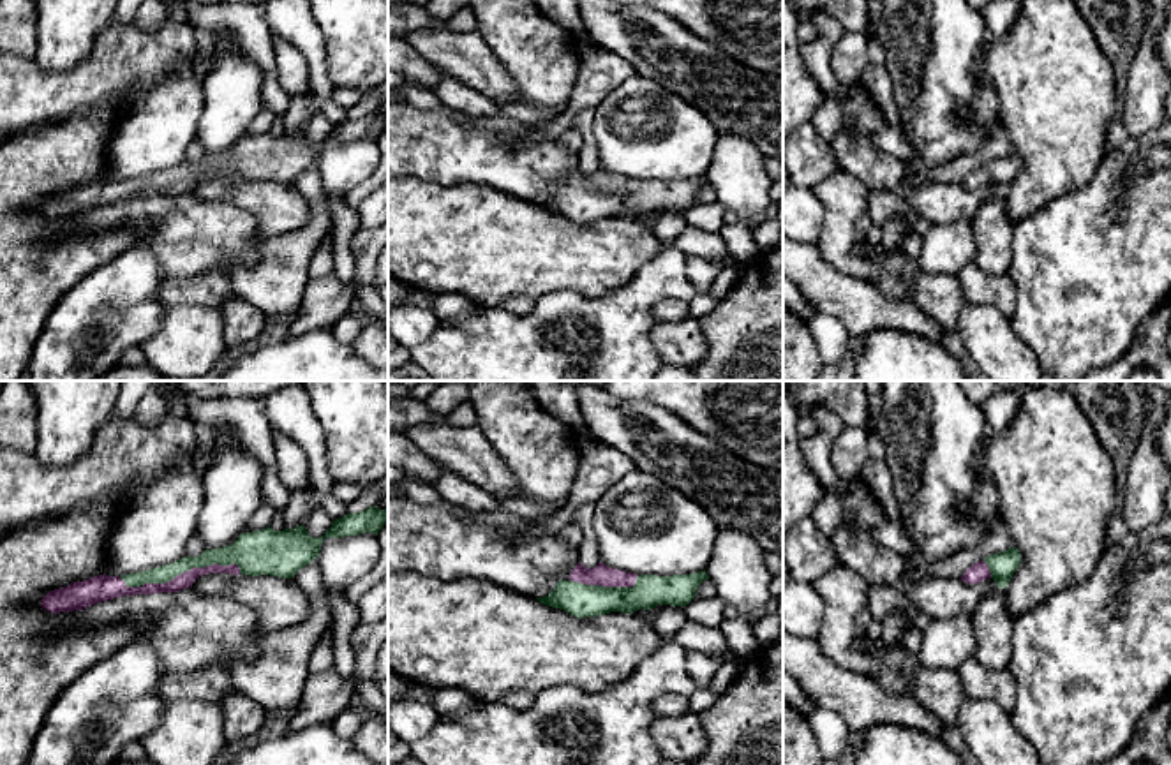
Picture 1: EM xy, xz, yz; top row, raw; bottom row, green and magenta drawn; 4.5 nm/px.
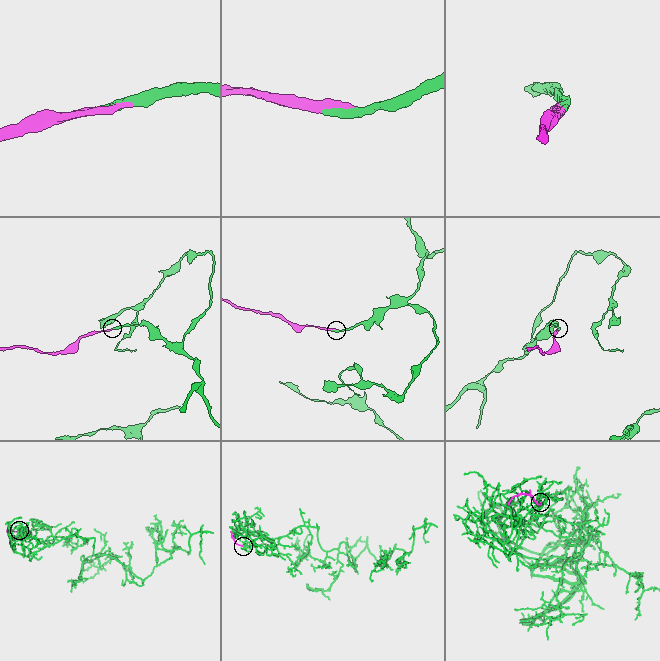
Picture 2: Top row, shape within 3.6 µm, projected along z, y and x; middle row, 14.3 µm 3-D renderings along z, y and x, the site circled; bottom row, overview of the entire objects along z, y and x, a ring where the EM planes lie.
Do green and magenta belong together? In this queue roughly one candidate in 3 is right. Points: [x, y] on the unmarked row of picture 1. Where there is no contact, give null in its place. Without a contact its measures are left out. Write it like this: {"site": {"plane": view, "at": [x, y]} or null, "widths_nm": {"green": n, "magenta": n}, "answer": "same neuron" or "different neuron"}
{"site": {"plane": "xy", "at": [180, 178]}, "widths_nm": {"green": 90, "magenta": 70}, "answer": "same neuron"}

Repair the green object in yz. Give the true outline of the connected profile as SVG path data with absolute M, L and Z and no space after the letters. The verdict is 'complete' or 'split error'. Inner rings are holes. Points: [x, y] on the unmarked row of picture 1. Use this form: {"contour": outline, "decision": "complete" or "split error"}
{"contour": "M1011 152L1005 157L988 160L984 166L970 171L961 182L966 189L979 189L986 183L993 183L1000 194L1005 194L1021 169L1021 159Z", "decision": "split error"}

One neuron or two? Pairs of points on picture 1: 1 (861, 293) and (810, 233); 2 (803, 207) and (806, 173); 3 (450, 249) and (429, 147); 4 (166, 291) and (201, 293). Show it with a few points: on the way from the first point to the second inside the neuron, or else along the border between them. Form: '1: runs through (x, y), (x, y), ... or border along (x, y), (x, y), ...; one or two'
1: border along (801, 242), (817, 245); two
2: border along (801, 185), (812, 189); two
3: border along (406, 178), (477, 185); two
4: runs through (175, 291), (193, 291); one

